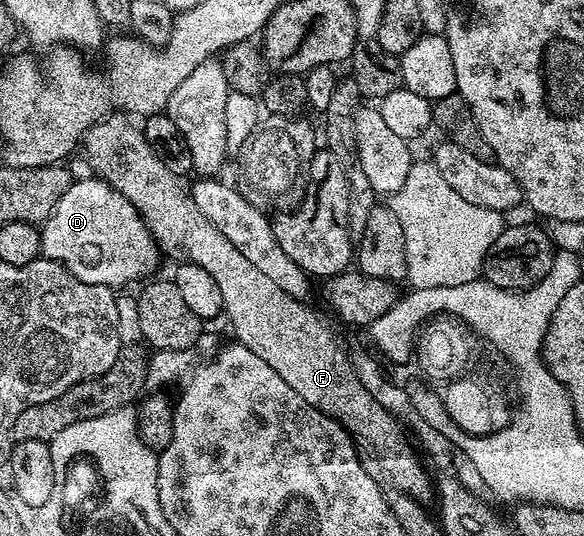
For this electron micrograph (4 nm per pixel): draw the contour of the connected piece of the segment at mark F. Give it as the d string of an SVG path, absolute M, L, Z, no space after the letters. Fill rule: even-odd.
M113 112L85 133L83 150L85 146L85 154L93 165L92 173L102 182L106 182L112 190L118 190L141 213L147 228L157 241L158 251L164 257L166 254L167 257L177 258L176 260L181 262L199 264L204 270L211 272L215 284L219 284L219 293L223 295L224 317L229 317L229 326L237 337L234 339L240 345L251 348L251 352L255 352L259 360L271 364L271 368L275 368L275 372L279 372L279 376L283 376L286 384L295 388L295 392L303 396L307 404L317 407L329 418L340 422L350 435L358 436L358 433L365 440L377 439L381 456L386 461L385 474L393 481L390 483L403 493L410 494L416 502L428 503L428 498L430 501L434 497L435 486L431 478L429 482L429 474L425 471L424 464L417 459L418 451L414 443L405 439L406 431L402 423L389 411L384 410L375 400L375 396L367 392L367 388L363 388L359 376L353 371L350 355L347 350L345 354L344 348L337 343L332 328L311 307L305 306L309 304L300 298L292 298L287 292L283 292L283 288L279 288L279 284L275 284L275 280L270 280L264 272L259 272L259 268L255 268L255 264L251 264L251 260L247 260L247 256L243 256L243 252L239 252L239 248L235 248L235 244L231 244L231 240L227 240L227 236L223 236L223 232L219 232L219 228L211 224L207 216L203 216L203 212L199 212L199 208L195 208L186 187L185 190L181 187L182 179L172 174L159 160L159 156L155 156L151 144L147 144L142 127L132 126L128 121L132 122L124 113Z

